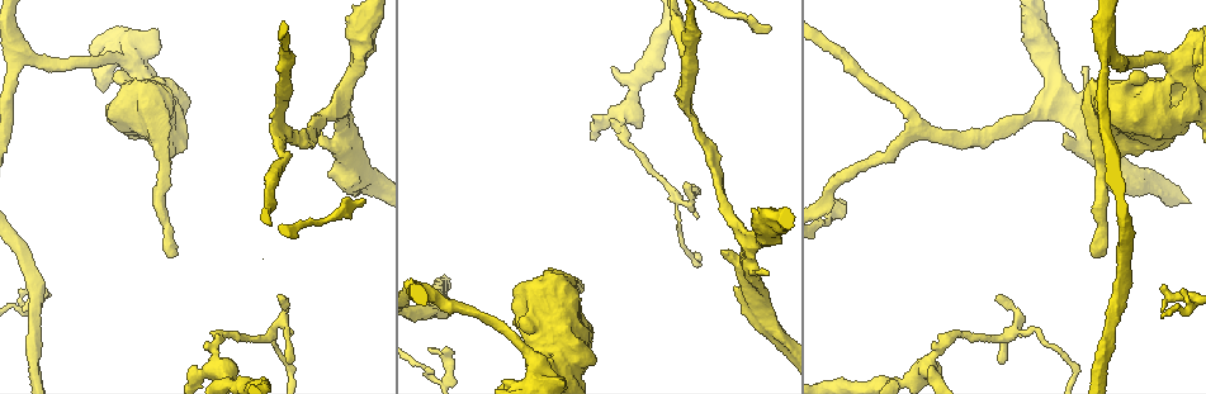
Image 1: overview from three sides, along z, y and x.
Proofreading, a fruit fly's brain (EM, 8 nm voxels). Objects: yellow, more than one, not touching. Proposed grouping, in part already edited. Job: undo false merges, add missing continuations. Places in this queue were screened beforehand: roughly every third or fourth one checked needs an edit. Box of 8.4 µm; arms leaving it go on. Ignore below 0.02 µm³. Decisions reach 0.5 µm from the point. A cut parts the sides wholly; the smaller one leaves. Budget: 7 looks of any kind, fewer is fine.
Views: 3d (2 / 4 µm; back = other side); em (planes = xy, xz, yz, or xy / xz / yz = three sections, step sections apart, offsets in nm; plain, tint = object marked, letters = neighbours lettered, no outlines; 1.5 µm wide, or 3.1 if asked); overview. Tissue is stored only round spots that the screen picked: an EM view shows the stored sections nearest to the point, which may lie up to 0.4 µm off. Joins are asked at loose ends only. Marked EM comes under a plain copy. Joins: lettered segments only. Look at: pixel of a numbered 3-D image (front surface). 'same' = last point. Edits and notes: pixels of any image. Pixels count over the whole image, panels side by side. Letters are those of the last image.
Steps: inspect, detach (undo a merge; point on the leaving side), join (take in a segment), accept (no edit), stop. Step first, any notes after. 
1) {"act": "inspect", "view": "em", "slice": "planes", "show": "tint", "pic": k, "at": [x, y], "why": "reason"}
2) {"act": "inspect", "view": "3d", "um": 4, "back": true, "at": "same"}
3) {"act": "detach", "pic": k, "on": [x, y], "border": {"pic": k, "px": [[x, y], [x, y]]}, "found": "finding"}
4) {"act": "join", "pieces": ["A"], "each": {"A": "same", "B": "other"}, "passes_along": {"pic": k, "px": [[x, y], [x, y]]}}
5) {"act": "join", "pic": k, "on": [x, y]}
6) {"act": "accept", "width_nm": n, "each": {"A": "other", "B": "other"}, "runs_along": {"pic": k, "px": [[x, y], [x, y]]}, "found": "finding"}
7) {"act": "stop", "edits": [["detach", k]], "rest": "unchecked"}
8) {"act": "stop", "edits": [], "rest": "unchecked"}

{"act": "inspect", "view": "3d", "um": 2, "pic": 1, "at": [920, 137], "why": "three-way junction"}

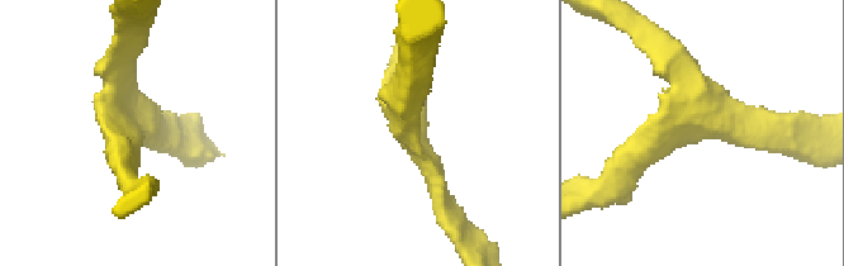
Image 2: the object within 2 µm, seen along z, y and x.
{"act": "inspect", "view": "em", "slice": "planes", "show": "tint", "pic": 2, "at": [131, 125], "why": "now the EM"}

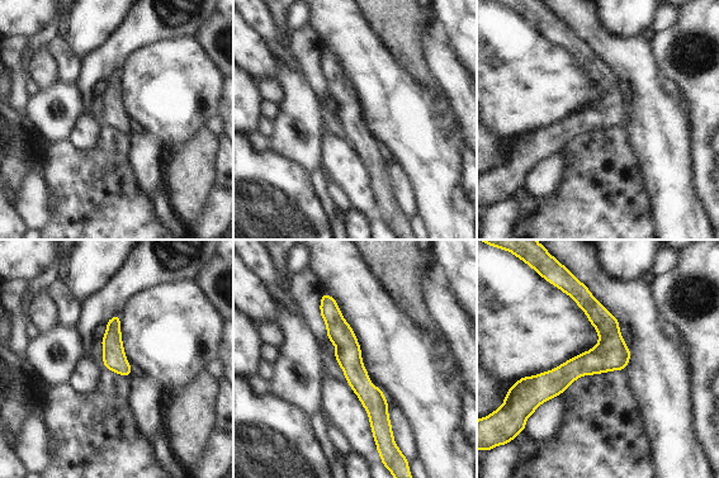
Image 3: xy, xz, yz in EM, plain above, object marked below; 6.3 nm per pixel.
{"act": "inspect", "view": "em", "slice": "planes", "show": "letters", "at": "same", "why": "see the neighbours"}

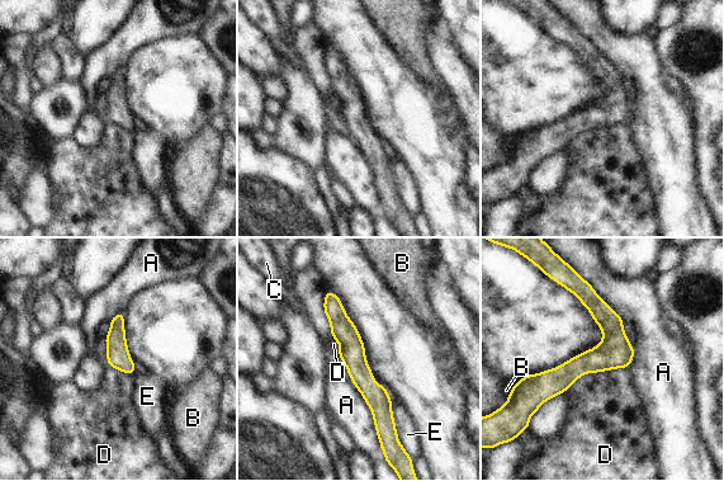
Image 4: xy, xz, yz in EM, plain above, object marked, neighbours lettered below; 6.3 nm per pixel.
{"act": "accept", "longest_contact_nm": ["D", 420], "each": {"A": "other", "B": "other", "C": "other", "D": "other", "E": "other"}, "border": {"pic": 4, "px": [[627, 368], [583, 373], [564, 391]]}, "found": "all the same cell"}

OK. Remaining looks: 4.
{"act": "inspect", "view": "3d", "um": 4, "pic": 1, "at": [579, 280], "why": "free end"}

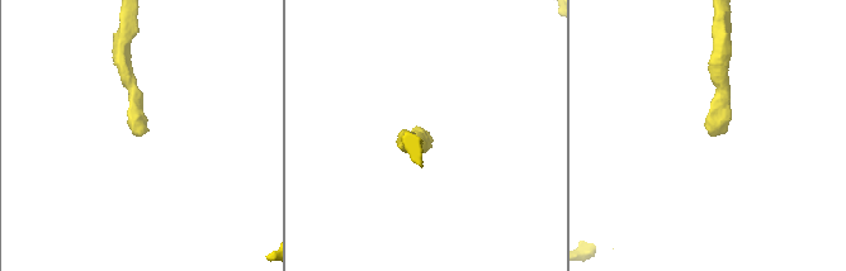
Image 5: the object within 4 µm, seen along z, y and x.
{"act": "inspect", "view": "em", "slice": "planes", "show": "letters", "pic": 5, "at": [427, 132]}

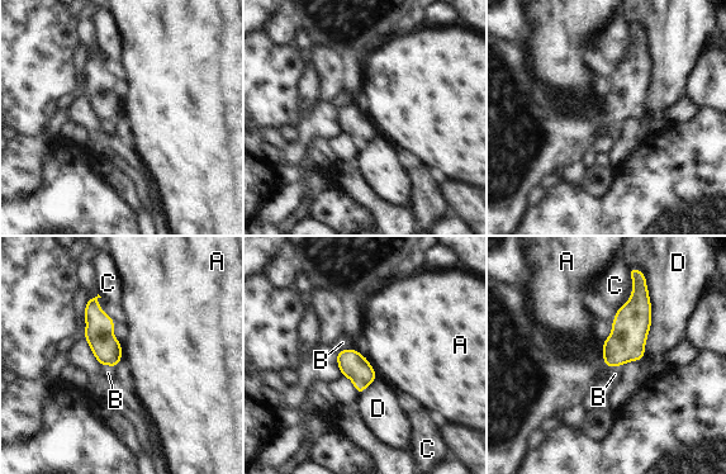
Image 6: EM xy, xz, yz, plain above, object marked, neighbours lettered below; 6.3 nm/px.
{"act": "accept", "width_nm": 170, "each": {"A": "other", "B": "other", "C": "other", "D": "other"}, "border": {"pic": 6, "px": [[365, 356], [378, 375]]}, "found": "no lettered segment goes on from it"}

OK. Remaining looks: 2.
{"act": "inspect", "view": "em", "slice": "xz", "step": 4, "show": "tint", "pic": 1, "at": [767, 273]}

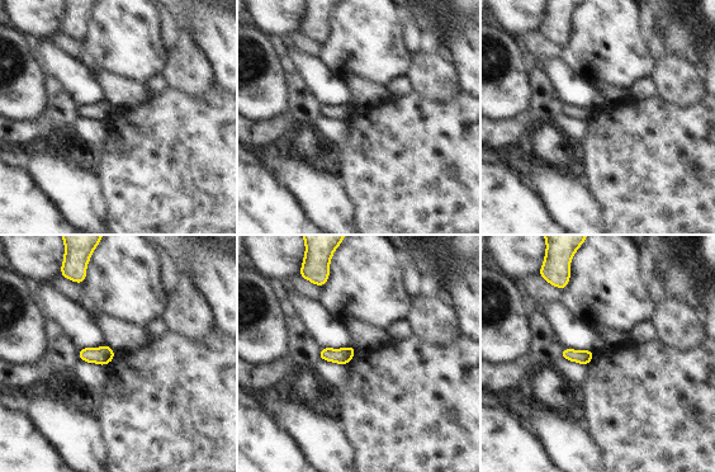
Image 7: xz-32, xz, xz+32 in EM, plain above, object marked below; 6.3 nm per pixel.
{"act": "inspect", "view": "em", "slice": "planes", "show": "letters", "at": "same"}

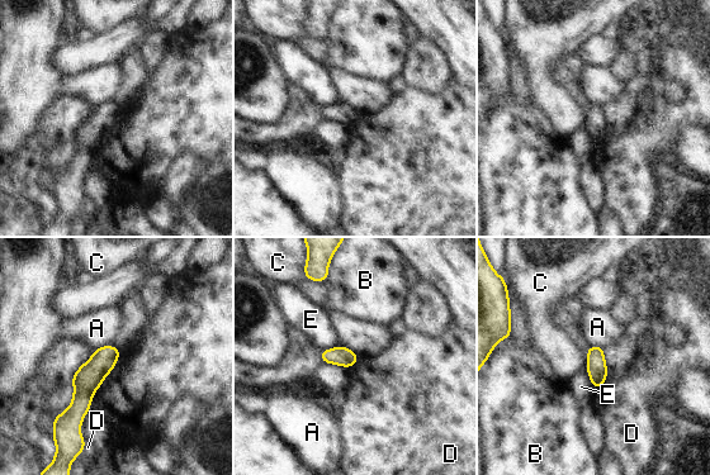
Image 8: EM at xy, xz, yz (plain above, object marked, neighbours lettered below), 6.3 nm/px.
{"act": "accept", "width_nm": 130, "each": {"A": "other", "B": "other", "C": "other", "D": "other", "E": "other"}, "found": "none of them fits"}

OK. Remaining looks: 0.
{"act": "stop", "edits": [], "rest": "unchecked"}

